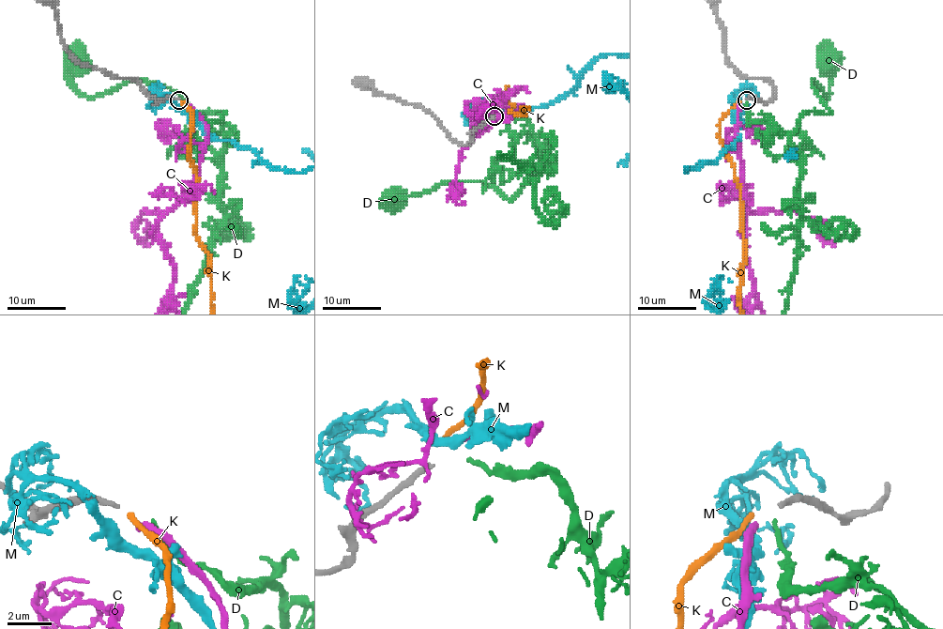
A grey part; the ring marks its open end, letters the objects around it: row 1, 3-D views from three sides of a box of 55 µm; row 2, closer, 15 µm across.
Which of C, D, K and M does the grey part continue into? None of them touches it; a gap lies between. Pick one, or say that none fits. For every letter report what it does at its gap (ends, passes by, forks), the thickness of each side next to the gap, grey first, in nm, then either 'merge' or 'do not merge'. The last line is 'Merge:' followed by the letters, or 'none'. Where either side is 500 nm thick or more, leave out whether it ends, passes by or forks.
C: it ends | 200/320 nm | merge
D: it ends | 200/180 nm | do not merge
K: it ends | 200/240 nm | do not merge
M: it forks | 200/380 nm | do not merge
Merge: C

